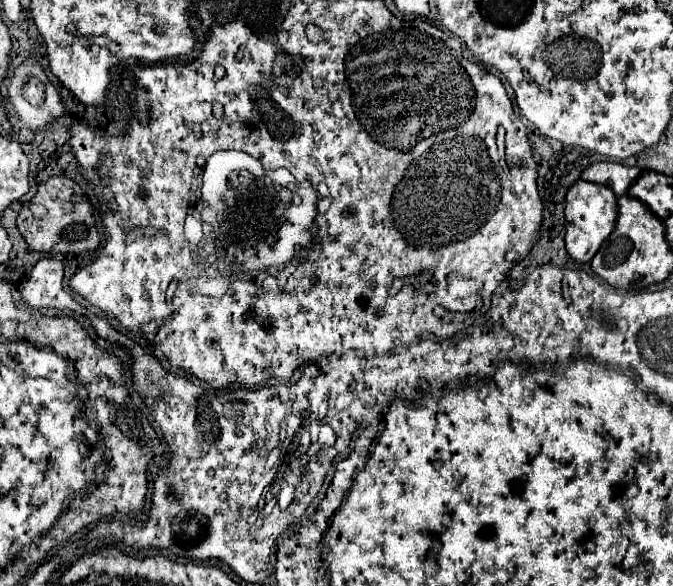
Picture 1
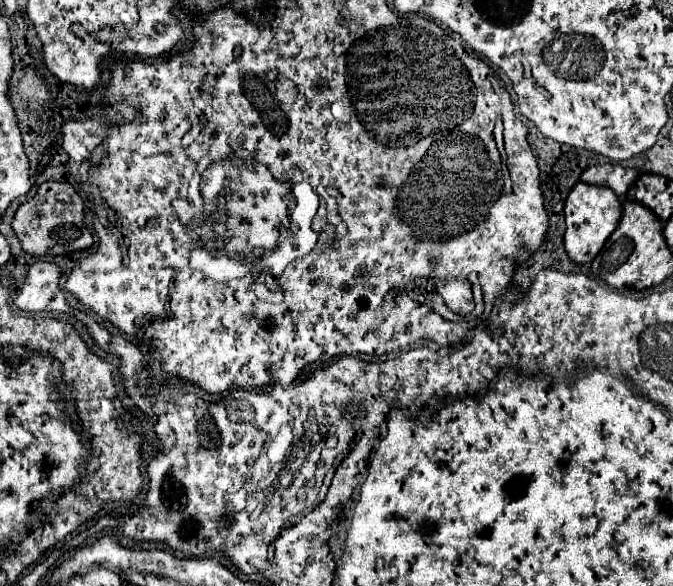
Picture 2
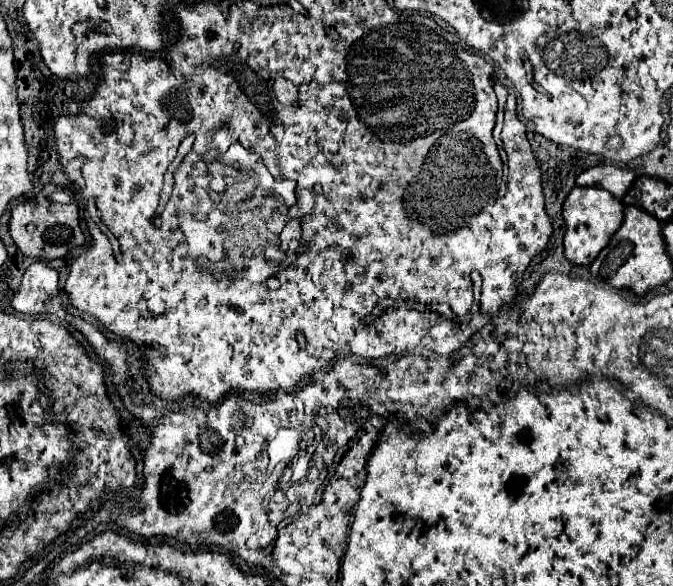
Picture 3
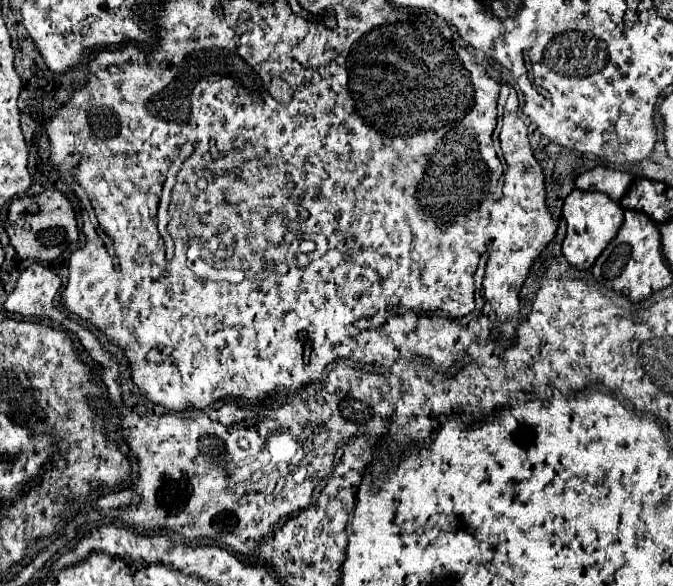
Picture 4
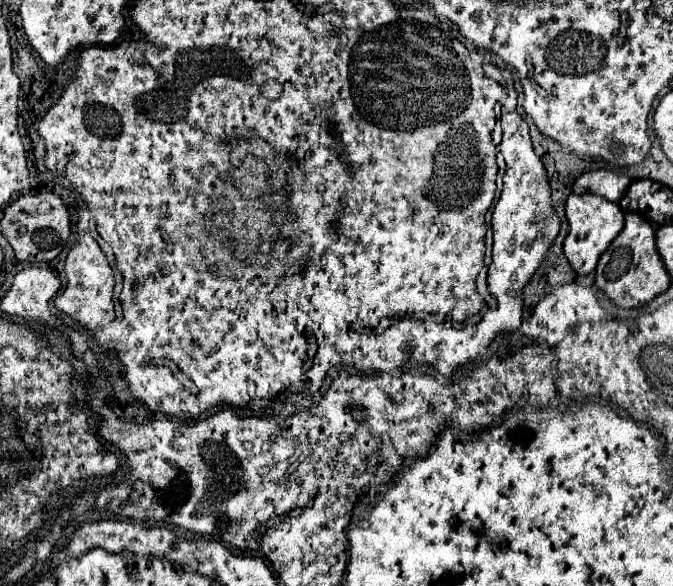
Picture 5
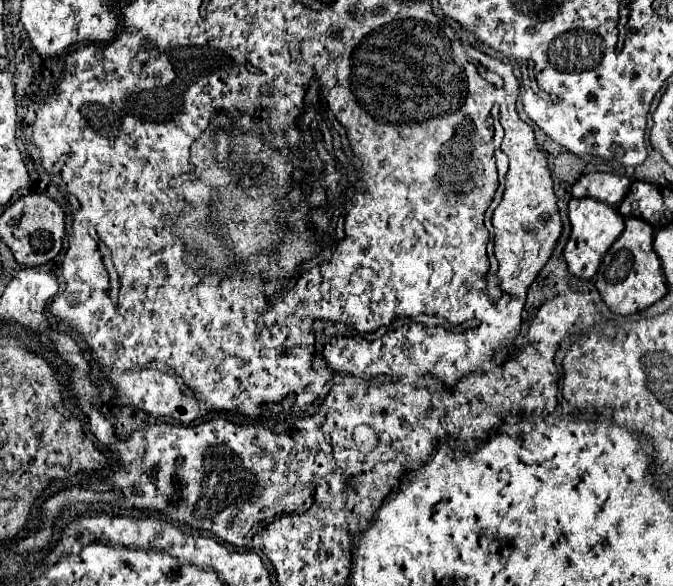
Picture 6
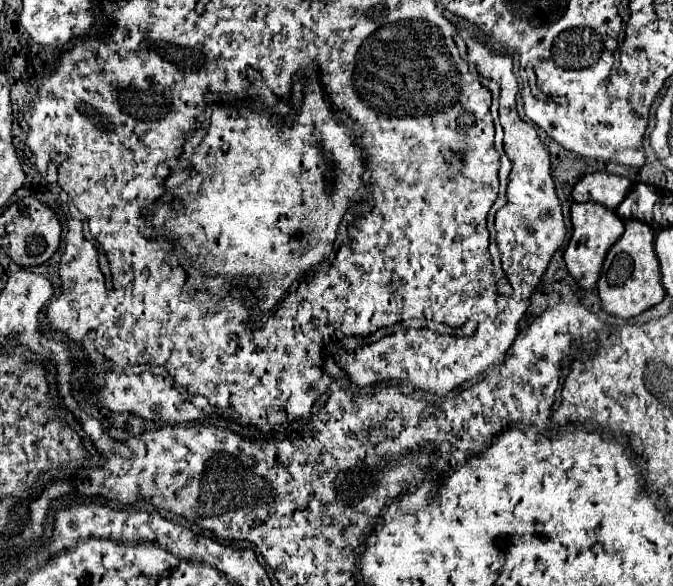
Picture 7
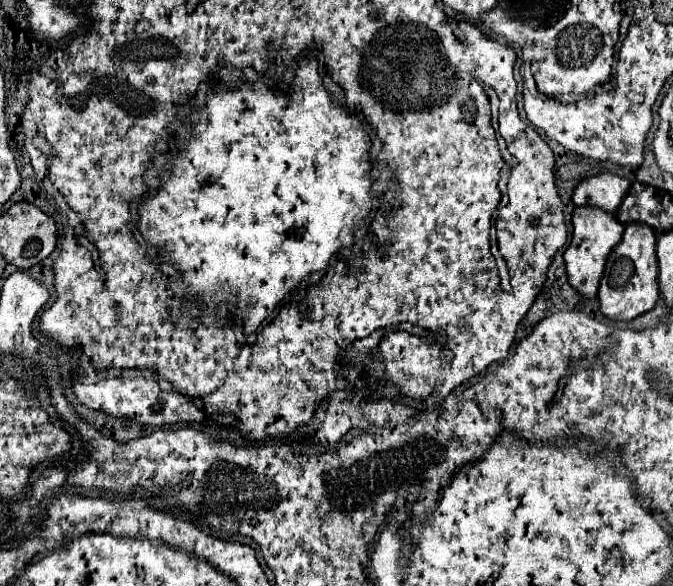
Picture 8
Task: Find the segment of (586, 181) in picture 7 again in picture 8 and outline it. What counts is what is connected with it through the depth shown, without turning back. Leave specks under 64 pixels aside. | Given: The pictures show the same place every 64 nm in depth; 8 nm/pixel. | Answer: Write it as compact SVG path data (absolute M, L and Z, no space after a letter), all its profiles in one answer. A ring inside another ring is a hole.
M596 174L590 178L584 178L574 194L572 202L576 206L596 206L606 212L616 212L616 208L622 204L624 196L628 194L630 180L620 178L616 174Z

